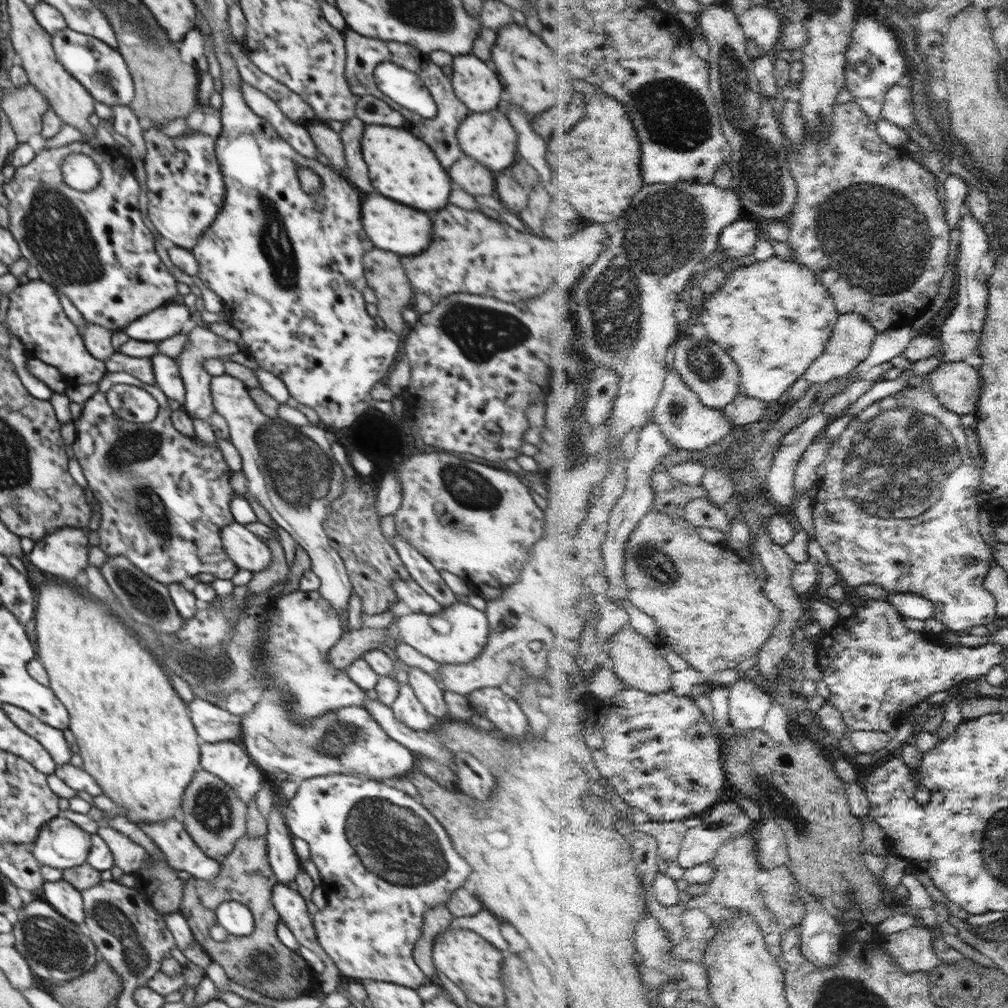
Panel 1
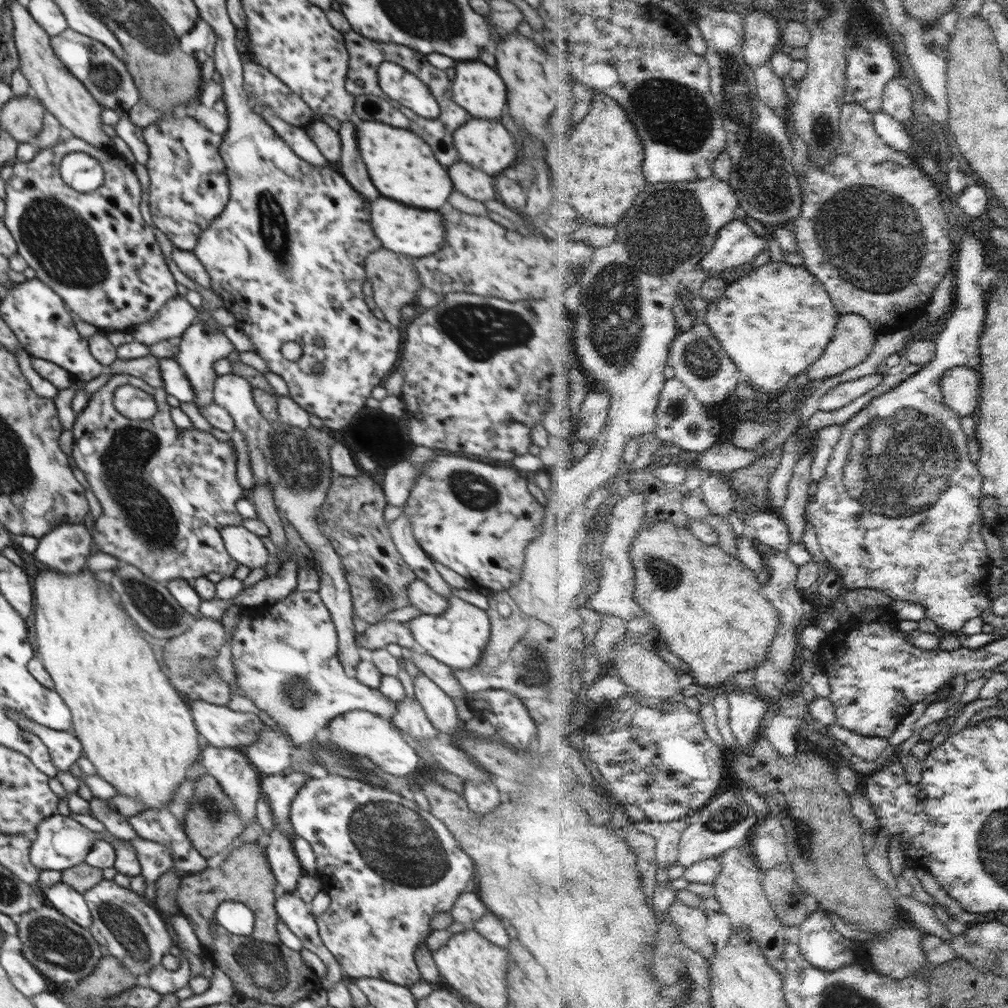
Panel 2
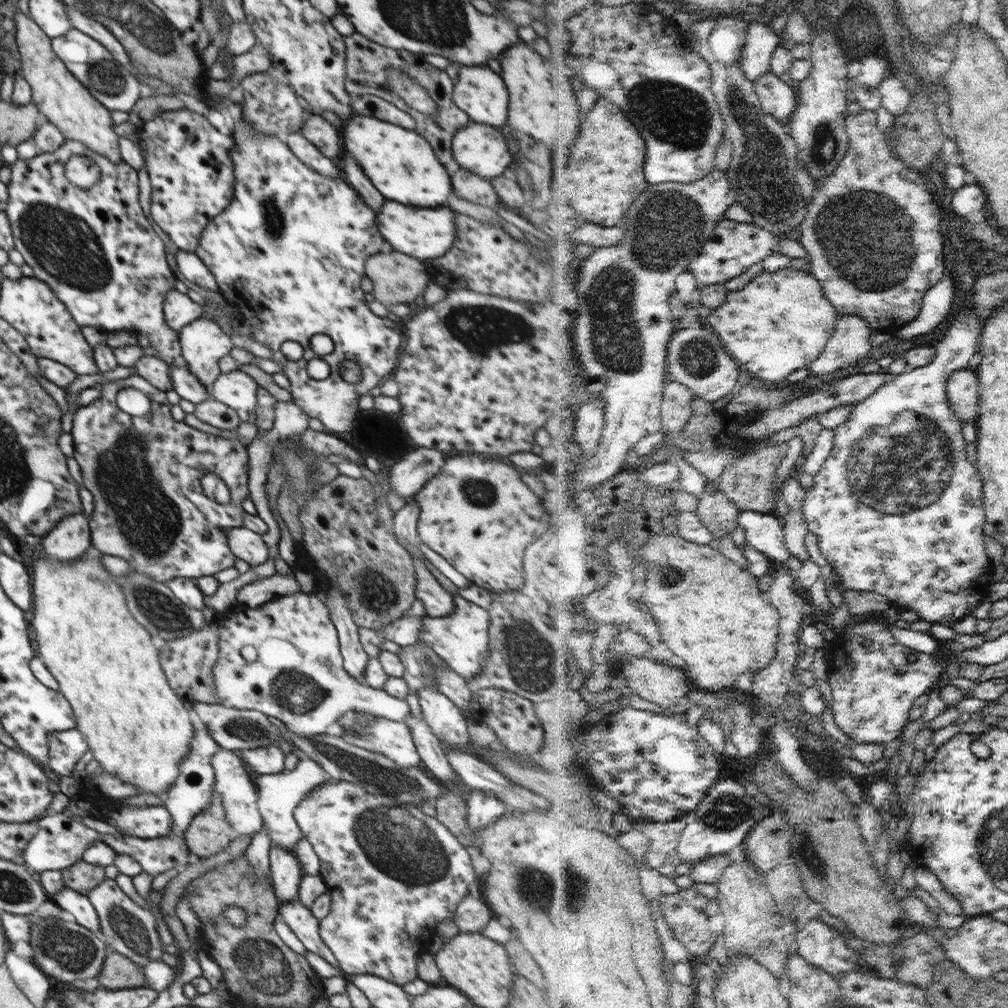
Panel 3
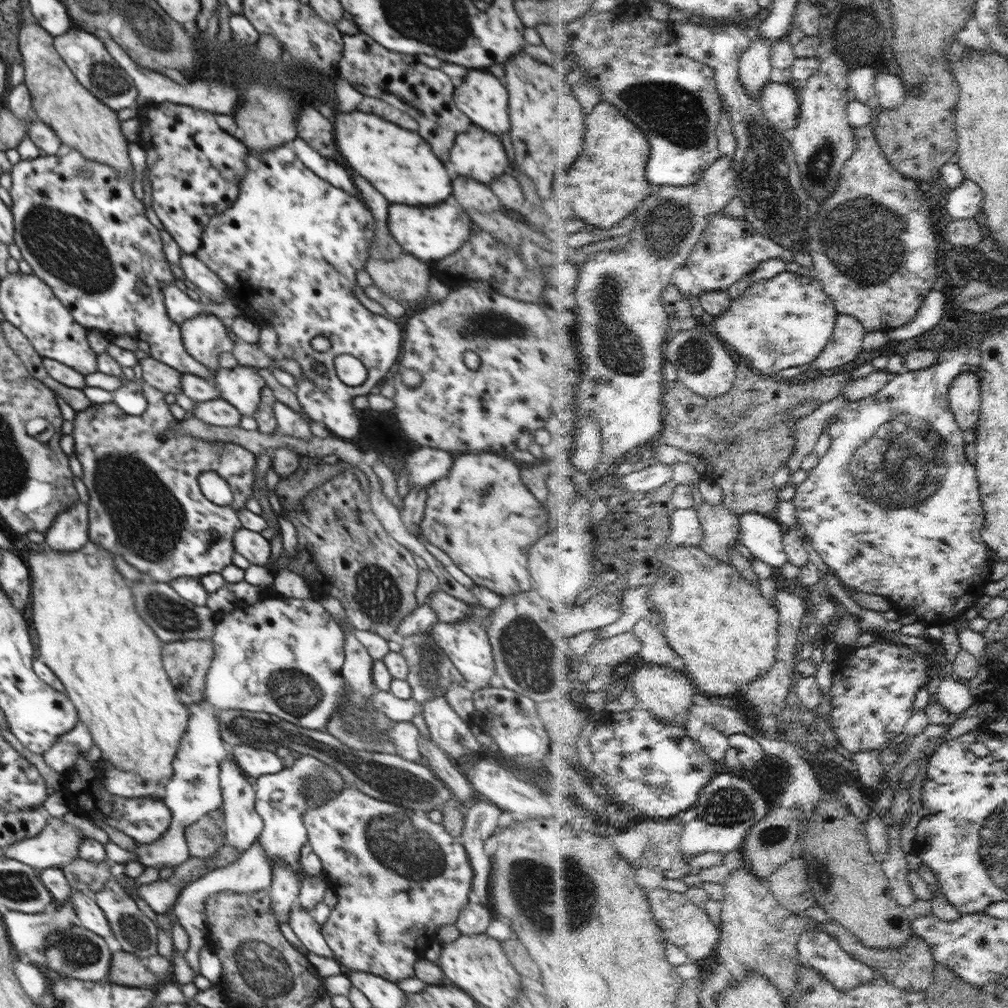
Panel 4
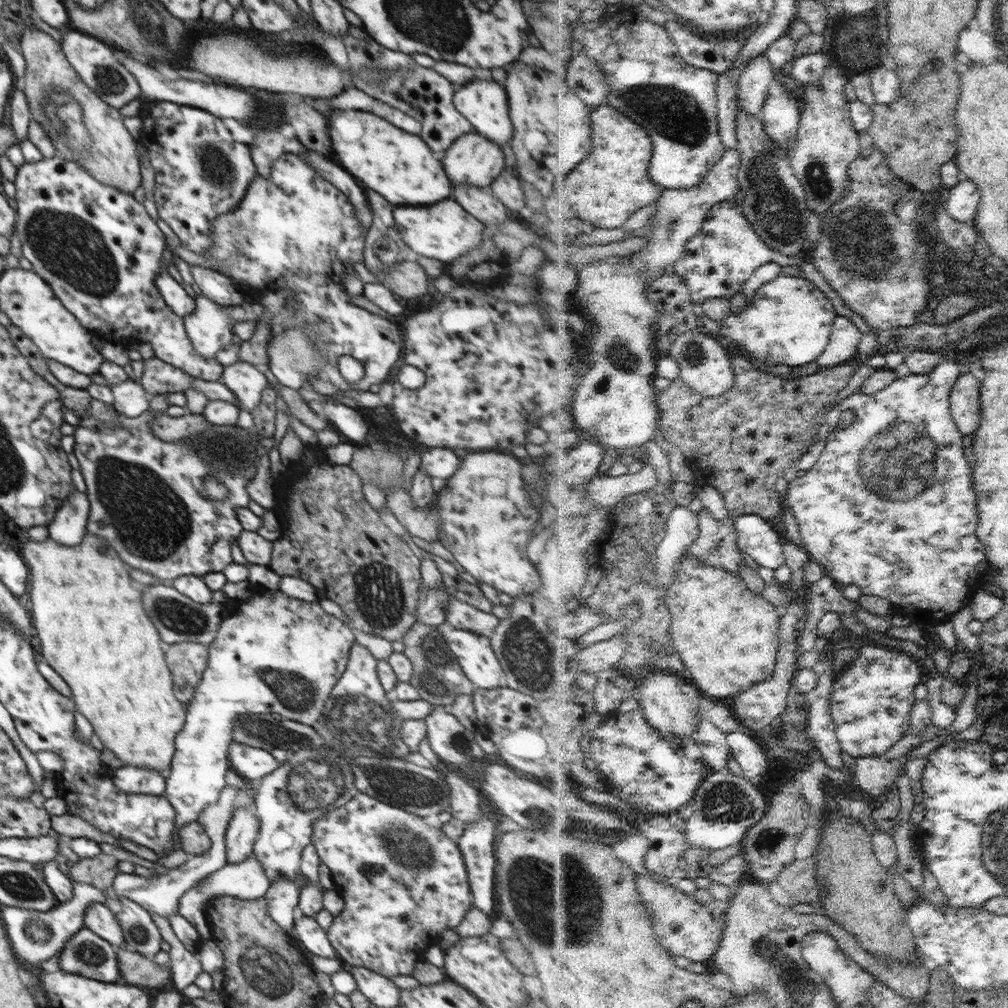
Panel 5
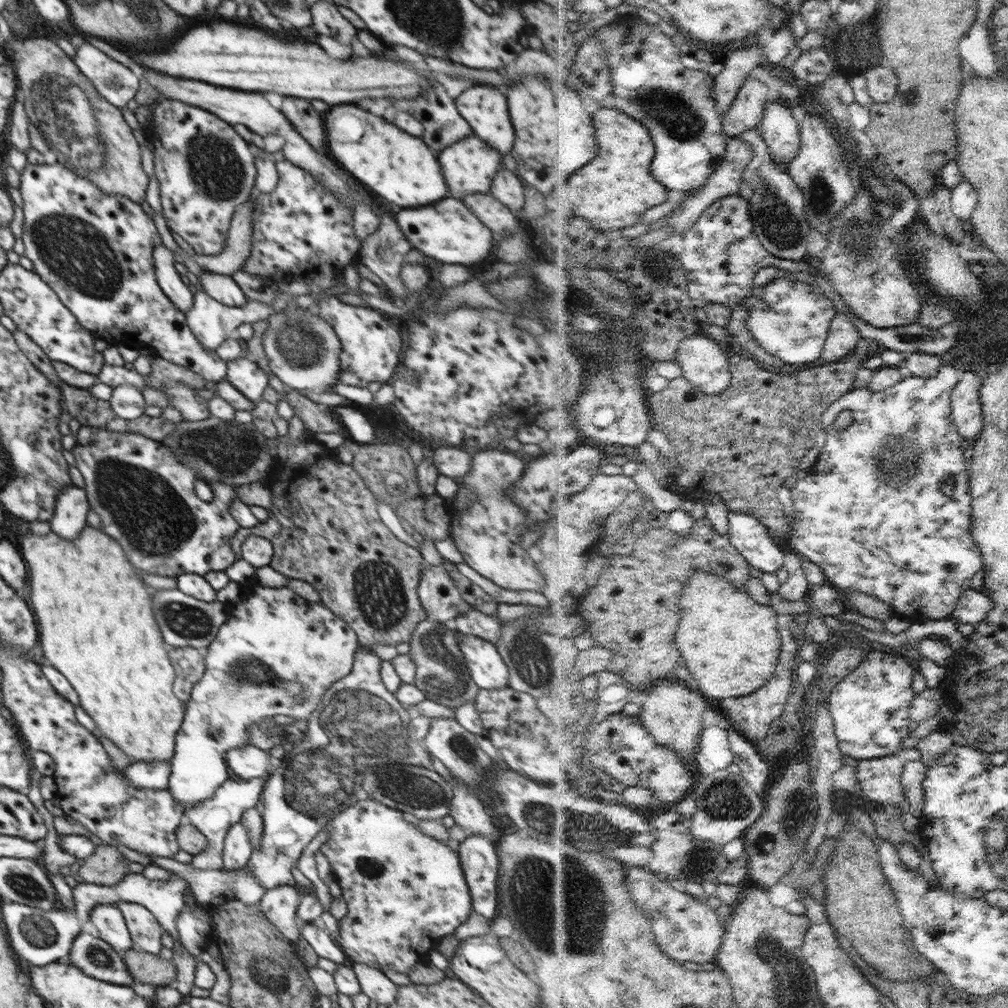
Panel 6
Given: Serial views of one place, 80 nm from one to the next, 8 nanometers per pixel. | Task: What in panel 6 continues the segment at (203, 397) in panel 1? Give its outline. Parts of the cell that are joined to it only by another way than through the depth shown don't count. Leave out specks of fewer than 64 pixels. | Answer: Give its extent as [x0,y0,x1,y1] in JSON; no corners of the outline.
[185,291,273,350]

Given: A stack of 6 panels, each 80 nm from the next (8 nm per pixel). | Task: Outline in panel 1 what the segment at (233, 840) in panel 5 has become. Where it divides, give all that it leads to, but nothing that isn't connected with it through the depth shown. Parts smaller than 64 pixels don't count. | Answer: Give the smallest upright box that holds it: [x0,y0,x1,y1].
[199,740,266,805]

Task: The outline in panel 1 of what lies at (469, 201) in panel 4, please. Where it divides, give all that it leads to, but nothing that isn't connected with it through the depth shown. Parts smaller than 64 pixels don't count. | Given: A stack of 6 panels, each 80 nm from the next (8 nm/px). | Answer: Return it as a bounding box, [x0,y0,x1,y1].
[448,155,495,196]

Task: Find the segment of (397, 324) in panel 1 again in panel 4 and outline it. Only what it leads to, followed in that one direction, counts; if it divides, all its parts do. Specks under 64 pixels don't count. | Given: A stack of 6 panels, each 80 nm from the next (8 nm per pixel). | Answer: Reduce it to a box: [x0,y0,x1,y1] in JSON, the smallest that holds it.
[365,253,432,300]

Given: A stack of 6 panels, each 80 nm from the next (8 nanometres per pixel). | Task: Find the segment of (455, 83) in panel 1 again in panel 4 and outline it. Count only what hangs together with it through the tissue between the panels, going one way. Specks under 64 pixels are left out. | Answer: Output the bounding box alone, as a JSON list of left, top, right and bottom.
[453,69,509,136]

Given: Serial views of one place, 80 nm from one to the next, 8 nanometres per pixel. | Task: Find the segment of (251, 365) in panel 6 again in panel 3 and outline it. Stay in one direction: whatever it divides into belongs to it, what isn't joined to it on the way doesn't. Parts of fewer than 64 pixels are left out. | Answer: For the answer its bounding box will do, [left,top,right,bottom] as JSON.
[212,370,259,424]

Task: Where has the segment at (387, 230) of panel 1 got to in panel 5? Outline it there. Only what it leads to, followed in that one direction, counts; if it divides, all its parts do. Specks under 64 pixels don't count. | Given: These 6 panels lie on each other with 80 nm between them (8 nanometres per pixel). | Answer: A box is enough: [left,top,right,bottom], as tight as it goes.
[394,200,488,263]

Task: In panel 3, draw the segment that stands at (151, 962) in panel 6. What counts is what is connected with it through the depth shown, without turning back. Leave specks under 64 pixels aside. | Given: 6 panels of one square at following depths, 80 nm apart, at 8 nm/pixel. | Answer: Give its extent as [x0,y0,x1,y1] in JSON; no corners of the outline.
[96,950,147,988]

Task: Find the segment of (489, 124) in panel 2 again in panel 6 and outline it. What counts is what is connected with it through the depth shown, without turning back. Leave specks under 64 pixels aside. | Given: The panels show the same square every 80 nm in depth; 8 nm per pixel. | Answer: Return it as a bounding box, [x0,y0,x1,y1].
[438,136,502,198]

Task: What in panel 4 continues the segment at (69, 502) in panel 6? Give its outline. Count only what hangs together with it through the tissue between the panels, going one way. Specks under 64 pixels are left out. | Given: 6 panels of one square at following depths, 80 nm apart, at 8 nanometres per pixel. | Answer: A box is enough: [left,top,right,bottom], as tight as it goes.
[44,499,89,552]

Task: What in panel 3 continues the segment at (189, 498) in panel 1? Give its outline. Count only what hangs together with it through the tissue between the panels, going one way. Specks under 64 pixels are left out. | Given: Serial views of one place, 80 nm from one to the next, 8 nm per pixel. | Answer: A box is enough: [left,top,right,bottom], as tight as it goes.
[71,375,250,584]

